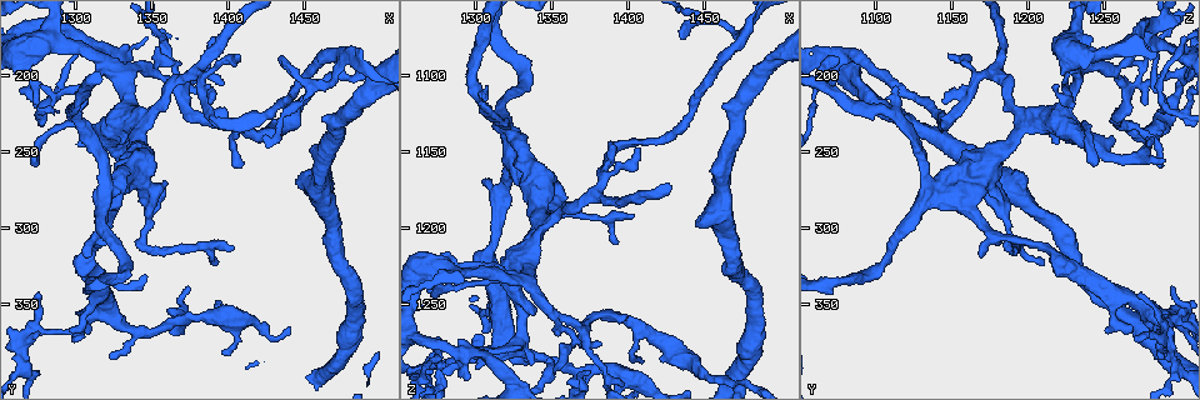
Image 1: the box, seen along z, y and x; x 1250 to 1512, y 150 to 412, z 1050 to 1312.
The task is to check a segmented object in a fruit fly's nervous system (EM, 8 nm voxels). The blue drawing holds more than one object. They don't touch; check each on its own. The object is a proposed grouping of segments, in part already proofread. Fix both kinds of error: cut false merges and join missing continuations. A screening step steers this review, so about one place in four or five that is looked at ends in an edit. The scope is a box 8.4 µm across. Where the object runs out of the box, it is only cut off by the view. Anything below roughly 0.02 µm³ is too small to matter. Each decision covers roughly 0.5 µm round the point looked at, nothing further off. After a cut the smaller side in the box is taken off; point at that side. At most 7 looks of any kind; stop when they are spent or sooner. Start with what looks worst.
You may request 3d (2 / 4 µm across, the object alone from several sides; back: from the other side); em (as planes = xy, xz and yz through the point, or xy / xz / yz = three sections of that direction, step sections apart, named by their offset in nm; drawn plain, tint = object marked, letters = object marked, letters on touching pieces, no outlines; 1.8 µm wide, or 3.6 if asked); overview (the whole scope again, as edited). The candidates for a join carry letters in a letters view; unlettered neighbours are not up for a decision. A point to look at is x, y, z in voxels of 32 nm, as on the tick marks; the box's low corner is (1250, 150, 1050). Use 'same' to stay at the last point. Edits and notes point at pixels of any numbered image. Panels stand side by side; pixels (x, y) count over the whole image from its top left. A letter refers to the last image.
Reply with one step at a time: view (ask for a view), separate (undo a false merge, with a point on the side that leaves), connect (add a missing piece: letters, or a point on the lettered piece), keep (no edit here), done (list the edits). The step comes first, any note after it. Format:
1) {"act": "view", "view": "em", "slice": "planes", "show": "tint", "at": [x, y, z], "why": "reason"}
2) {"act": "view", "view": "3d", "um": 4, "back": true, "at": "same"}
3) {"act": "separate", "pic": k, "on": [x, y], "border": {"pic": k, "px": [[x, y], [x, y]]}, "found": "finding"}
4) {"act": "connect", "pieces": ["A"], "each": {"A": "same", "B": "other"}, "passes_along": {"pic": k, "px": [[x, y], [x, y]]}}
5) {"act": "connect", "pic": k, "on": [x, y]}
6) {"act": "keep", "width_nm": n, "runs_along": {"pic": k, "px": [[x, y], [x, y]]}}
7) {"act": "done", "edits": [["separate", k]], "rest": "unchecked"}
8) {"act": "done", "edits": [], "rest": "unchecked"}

{"act": "view", "view": "em", "slice": "planes", "show": "tint", "at": [1366, 360, 1294], "why": "sharp bend"}

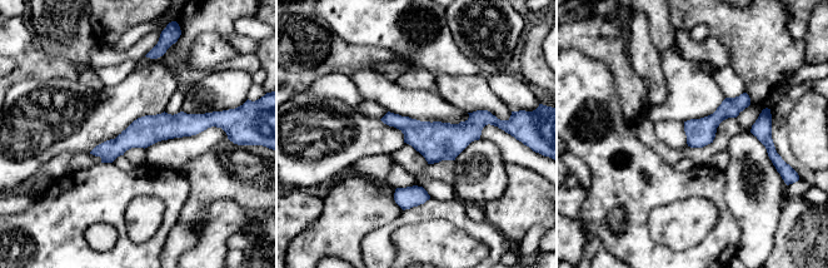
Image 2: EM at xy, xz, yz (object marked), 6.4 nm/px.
{"act": "view", "view": "em", "slice": "planes", "show": "letters", "at": "same"}

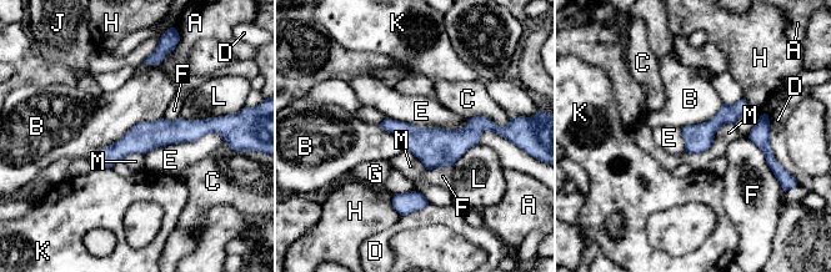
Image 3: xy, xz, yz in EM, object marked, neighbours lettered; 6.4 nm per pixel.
{"act": "keep", "each": {"A": "other", "B": "other", "C": "other", "D": "other", "E": "other", "F": "other", "G": "other", "H": "other", "J": "other", "K": "other", "L": "other", "M": "other"}, "border": {"pic": 3, "px": [[163, 116], [136, 122], [88, 157]]}, "found": "continuous, no second neuron"}

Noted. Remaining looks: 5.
{"act": "view", "view": "em", "slice": "planes", "show": "tint", "at": [1304, 208, 1112], "why": "thin end"}

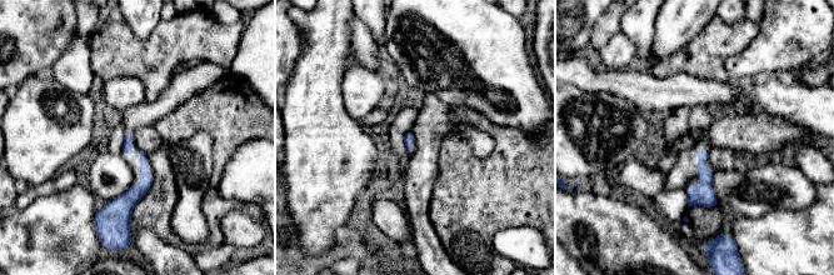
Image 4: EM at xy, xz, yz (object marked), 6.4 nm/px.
{"act": "view", "view": "em", "slice": "planes", "show": "letters", "at": "same"}

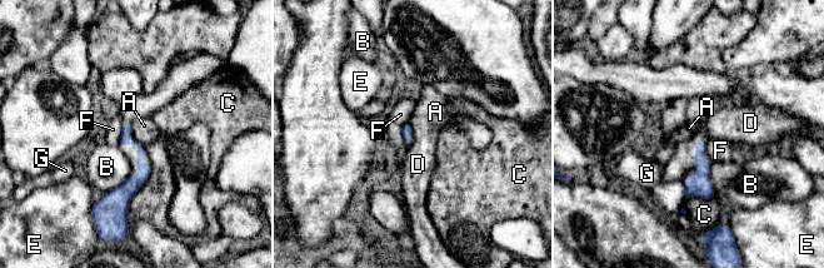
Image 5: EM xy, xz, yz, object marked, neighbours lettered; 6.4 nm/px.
{"act": "keep", "longest_contact_nm": ["C", 360], "each": {"A": "other", "B": "other", "C": "other", "D": "other", "E": "other", "F": "other", "G": "other"}, "found": "no lettered piece goes on from it"}

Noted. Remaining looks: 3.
{"act": "view", "view": "em", "slice": "xy", "step": 16, "show": "tint", "at": [1322, 272, 1134], "why": "closes a loop"}

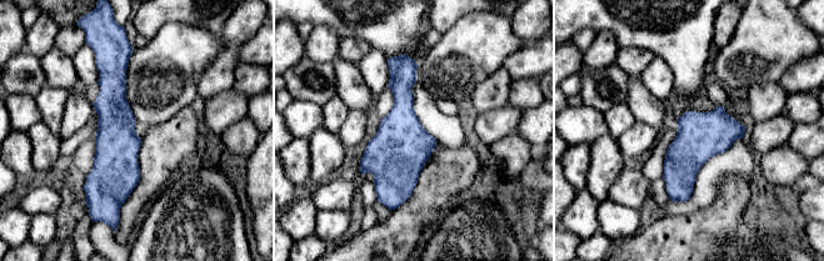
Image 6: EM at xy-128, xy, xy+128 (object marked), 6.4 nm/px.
{"act": "view", "view": "em", "slice": "xy", "step": 16, "show": "letters", "at": "same", "why": "see the neighbours"}

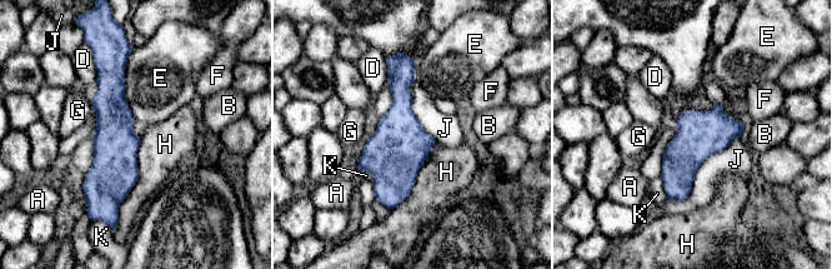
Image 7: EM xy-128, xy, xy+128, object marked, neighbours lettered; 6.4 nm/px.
{"act": "keep", "longest_contact_nm": ["J", 600], "each": {"A": "other", "B": "other", "D": "other", "E": "other", "F": "other", "G": "other", "H": "other", "J": "other", "K": "other"}, "found": "all the same neuron"}

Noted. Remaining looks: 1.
{"act": "done", "edits": [], "rest": "unchecked"}

